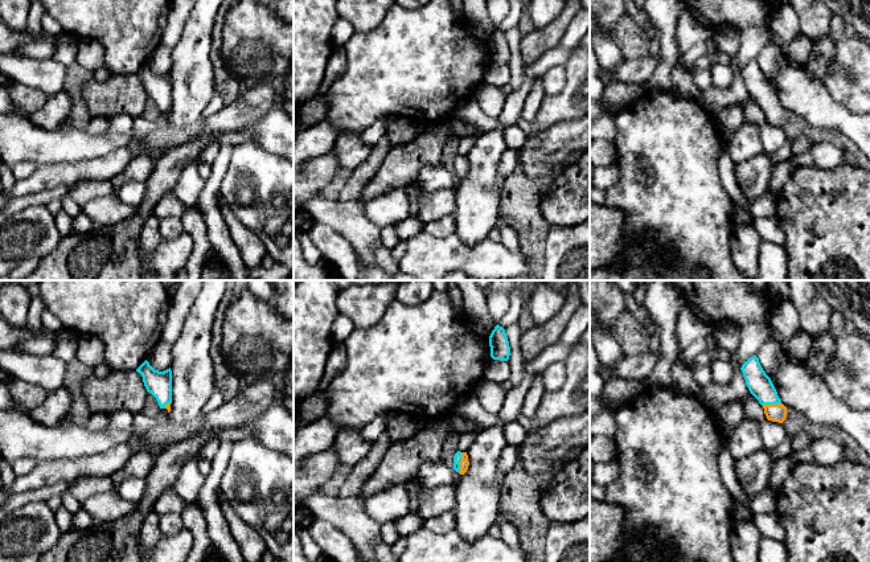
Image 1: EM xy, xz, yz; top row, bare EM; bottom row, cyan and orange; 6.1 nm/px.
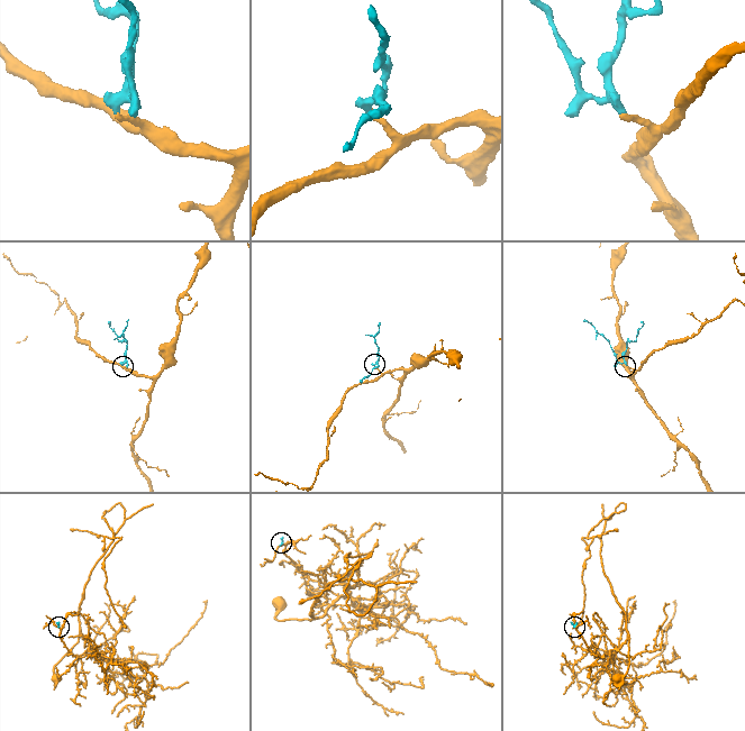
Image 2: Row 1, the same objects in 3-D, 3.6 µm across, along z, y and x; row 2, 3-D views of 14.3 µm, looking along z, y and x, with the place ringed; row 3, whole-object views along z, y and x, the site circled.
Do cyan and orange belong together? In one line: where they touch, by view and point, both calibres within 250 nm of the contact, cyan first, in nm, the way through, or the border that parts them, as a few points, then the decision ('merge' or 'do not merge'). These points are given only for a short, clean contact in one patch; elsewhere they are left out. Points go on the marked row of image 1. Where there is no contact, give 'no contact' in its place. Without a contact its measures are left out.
meets cyan in xz at (459, 463); 50 nm thick on the cyan side, 60 nm on the other; runs through xz (458, 456), (459, 463), (464, 463); merge

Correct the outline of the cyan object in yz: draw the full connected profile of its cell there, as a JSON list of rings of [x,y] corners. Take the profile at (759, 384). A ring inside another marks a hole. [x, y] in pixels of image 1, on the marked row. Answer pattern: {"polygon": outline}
{"polygon": [[[756,356],[750,357],[740,368],[750,393],[764,409],[768,421],[783,423],[787,407],[781,403],[771,378],[763,370]]]}

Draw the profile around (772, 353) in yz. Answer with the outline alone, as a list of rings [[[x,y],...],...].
[[[771,337],[760,346],[756,357],[759,358],[766,374],[773,380],[775,373],[777,372],[780,364],[788,357],[788,353],[781,342]]]

